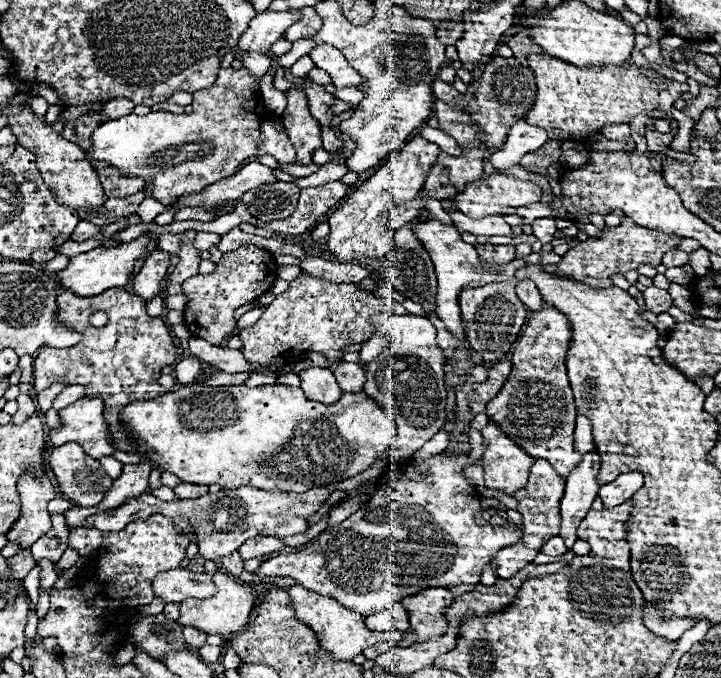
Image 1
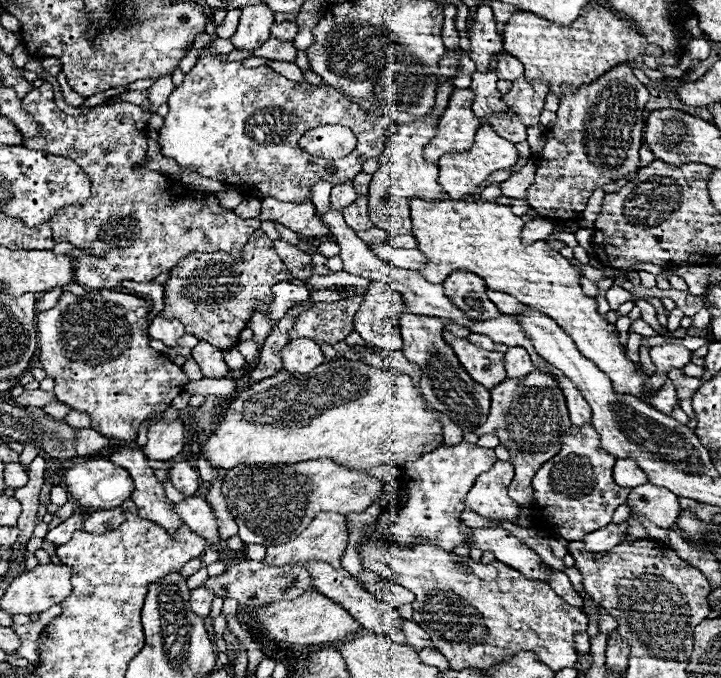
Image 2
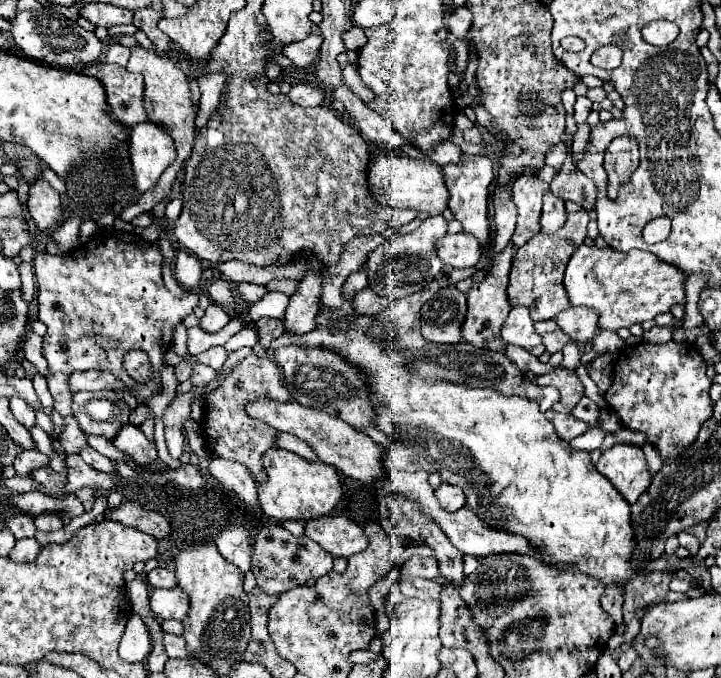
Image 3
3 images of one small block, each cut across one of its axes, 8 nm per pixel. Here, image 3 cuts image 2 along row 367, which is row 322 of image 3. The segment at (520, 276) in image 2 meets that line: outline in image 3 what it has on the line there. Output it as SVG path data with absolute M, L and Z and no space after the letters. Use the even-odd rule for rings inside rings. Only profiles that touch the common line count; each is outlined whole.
M578 246L566 266L564 274L564 290L572 306L586 306L600 312L598 326L604 330L618 330L630 328L632 324L640 324L644 320L652 320L656 314L668 312L672 304L684 304L684 274L666 266L666 262L654 258L650 252L630 250L630 252L616 252L612 248L596 248L596 246Z

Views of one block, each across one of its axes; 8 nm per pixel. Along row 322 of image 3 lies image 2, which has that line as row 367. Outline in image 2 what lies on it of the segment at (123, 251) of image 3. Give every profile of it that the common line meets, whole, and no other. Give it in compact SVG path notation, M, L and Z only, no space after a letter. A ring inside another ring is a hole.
M90 290L84 296L64 292L52 310L38 314L40 360L46 374L56 382L56 398L70 408L88 412L92 428L106 438L134 442L140 424L146 418L164 412L188 384L182 368L174 366L172 360L150 348L146 334L148 314L150 304L146 300L114 290Z

